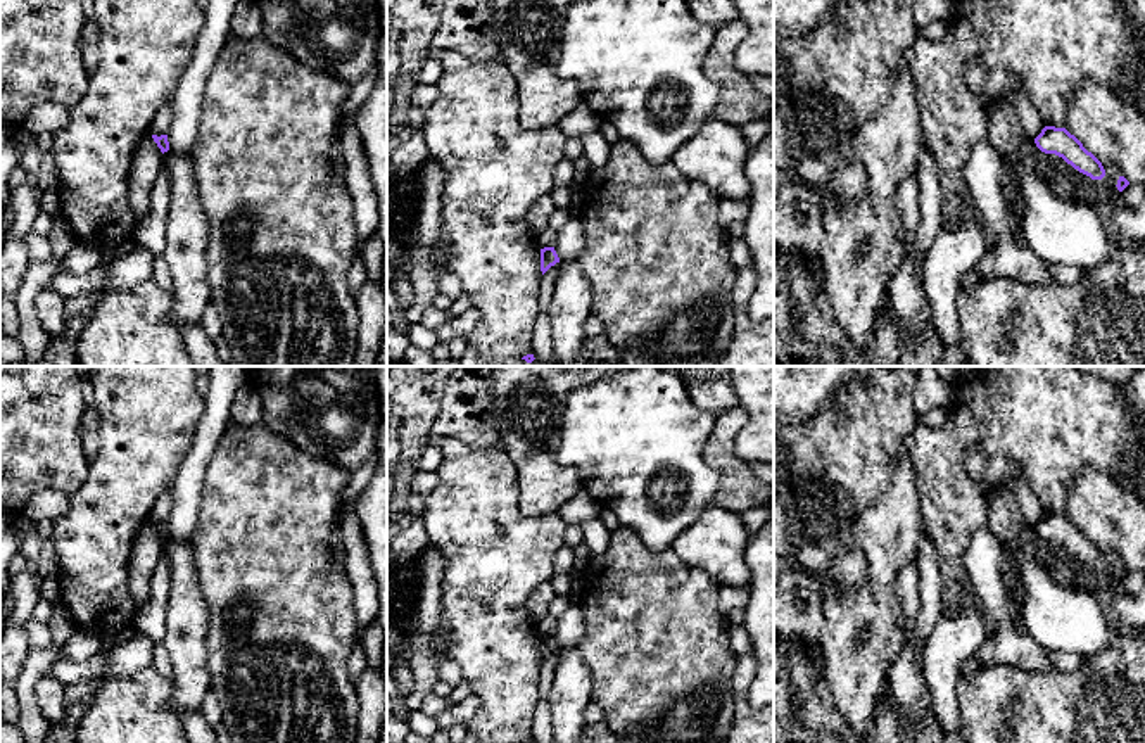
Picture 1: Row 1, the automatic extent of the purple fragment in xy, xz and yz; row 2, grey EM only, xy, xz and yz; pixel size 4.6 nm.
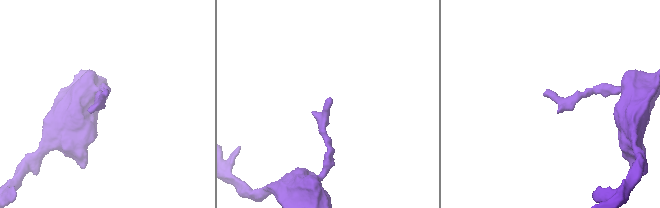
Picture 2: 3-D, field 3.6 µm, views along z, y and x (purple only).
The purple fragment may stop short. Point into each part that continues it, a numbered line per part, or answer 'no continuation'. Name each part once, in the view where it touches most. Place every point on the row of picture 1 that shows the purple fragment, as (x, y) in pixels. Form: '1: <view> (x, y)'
no continuation

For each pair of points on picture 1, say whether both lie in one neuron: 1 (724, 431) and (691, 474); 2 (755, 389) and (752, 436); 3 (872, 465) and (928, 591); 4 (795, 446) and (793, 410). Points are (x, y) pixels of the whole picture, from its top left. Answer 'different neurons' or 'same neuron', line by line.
1: different neurons
2: same neuron
3: different neurons
4: different neurons

